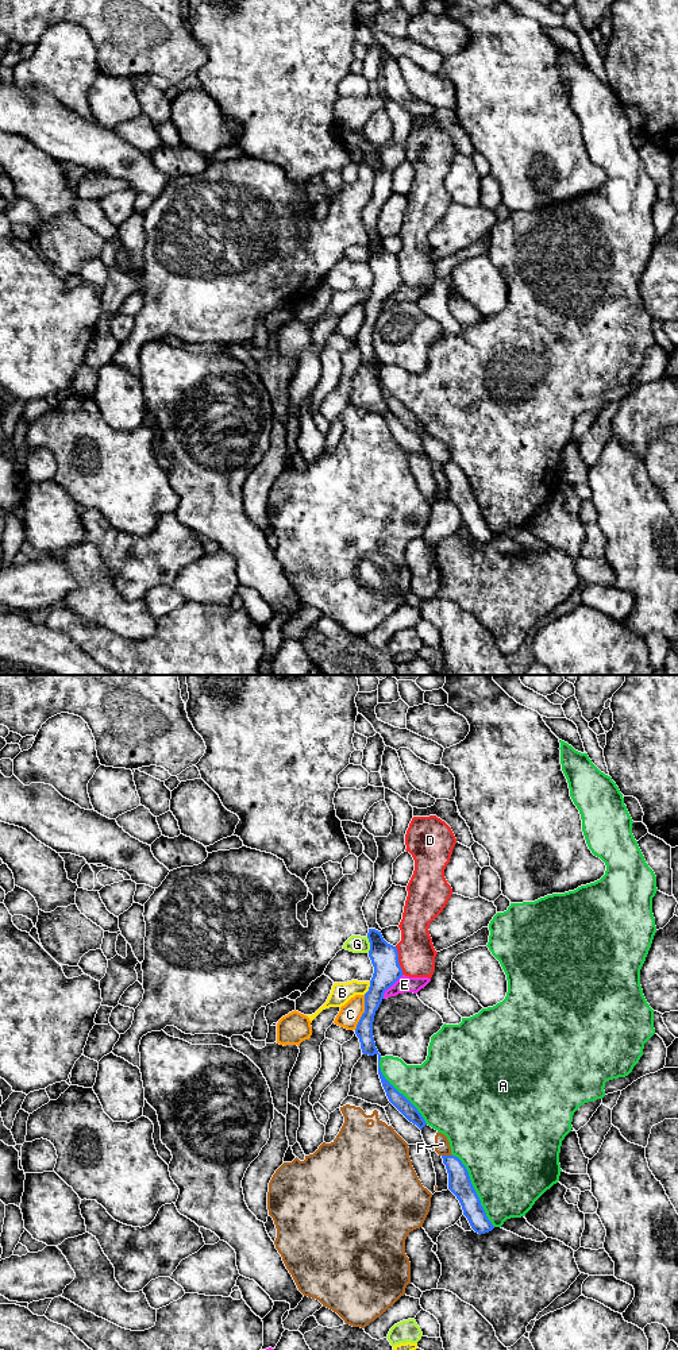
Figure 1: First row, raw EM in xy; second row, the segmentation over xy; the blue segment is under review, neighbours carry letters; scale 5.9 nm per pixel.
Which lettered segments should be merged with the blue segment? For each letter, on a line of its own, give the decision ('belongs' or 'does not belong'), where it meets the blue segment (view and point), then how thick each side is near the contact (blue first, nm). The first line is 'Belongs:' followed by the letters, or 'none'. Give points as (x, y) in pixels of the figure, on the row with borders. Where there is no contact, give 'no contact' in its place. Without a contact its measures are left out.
Belongs: none
A: does not belong | xy (474, 1190) | 140/500 nm
B: does not belong | xy (369, 988) | 160/120 nm
C: does not belong | xy (363, 1013) | 140/130 nm
D: does not belong | xy (397, 960) | 160/220 nm
E: does not belong | xy (390, 986) | 160/100 nm
F: does not belong | xy (447, 1156) | 140/90 nm
G: does not belong | xy (370, 945) | 160/110 nm

